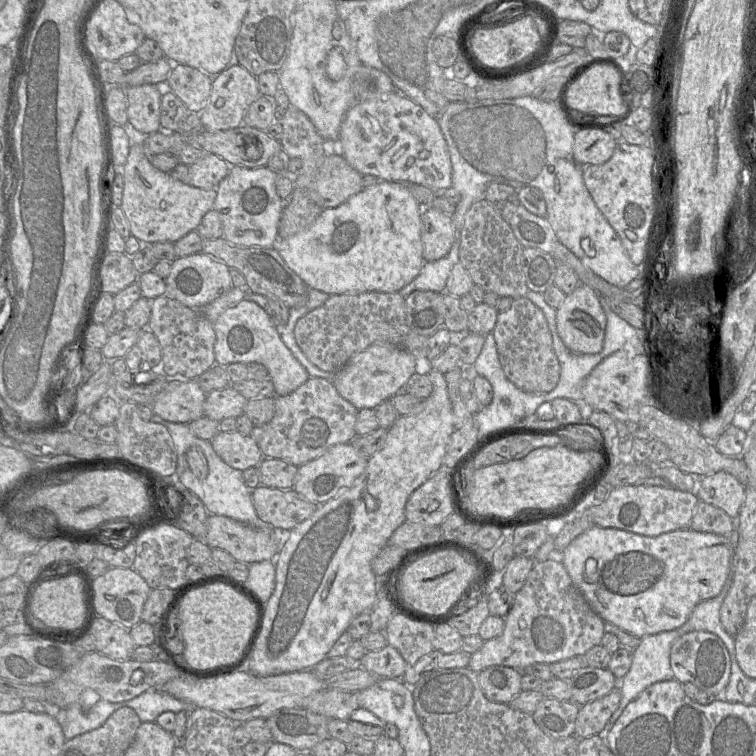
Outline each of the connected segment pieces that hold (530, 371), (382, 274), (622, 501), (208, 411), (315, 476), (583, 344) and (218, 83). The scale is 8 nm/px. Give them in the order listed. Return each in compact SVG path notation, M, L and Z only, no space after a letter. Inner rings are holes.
M526 297L513 299L509 309L497 316L494 336L500 365L518 389L532 394L552 391L560 378L560 364L553 350L552 335L542 310Z
M380 181L351 196L341 205L323 209L306 229L279 240L275 246L286 264L309 287L329 295L363 292L394 293L411 283L420 273L425 261L421 241L422 207L405 183Z
M626 485L612 488L600 505L585 510L582 516L587 516L593 525L603 528L617 528L644 536L659 536L687 528L699 501L695 494L672 486Z
M232 386L214 390L207 394L204 403L204 416L220 422L225 418L238 418L244 414L248 399Z
M352 443L334 445L320 457L298 468L293 489L308 501L321 505L351 487L365 471L368 459L359 454Z
M580 284L571 294L566 295L556 309L556 327L559 337L571 352L583 355L602 351L607 318L600 302L600 296L589 286Z
M240 64L221 72L212 82L209 102L200 115L204 131L220 131L236 128L243 124L248 107L260 96L257 77Z

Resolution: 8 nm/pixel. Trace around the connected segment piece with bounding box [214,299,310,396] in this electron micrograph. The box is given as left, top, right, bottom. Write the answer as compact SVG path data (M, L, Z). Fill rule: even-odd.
M243 299L226 309L214 322L216 364L260 363L264 365L274 384L275 396L285 396L304 384L309 378L307 370L294 357L280 338L278 327L268 313L253 301Z

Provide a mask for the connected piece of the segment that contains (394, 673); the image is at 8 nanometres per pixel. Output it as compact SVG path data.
M388 644L380 651L367 652L359 661L359 666L378 678L392 679L402 679L409 667L400 652Z

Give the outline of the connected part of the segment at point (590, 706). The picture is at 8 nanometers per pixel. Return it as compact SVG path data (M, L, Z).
M618 687L607 695L580 706L574 735L580 739L598 735L620 704Z

